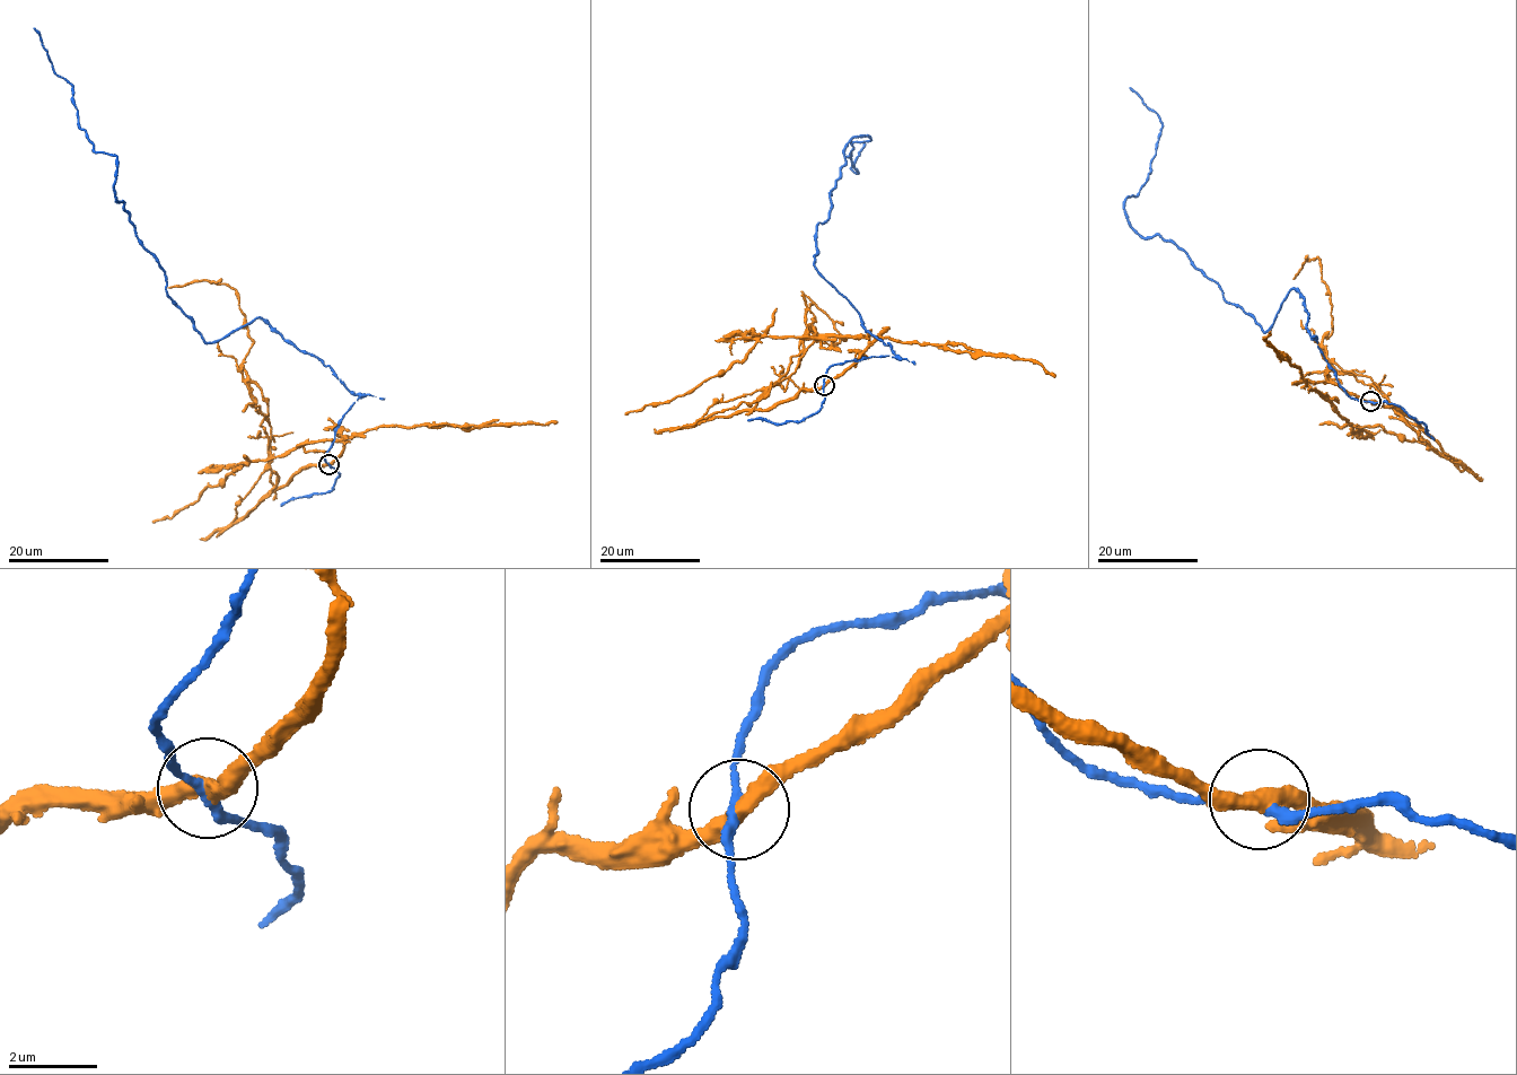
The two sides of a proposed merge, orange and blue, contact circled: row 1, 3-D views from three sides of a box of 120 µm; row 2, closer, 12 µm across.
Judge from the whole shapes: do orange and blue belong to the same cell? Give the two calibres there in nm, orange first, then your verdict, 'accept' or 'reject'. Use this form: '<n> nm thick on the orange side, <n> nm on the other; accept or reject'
400 nm thick on the orange side, 180 nm on the other; reject

